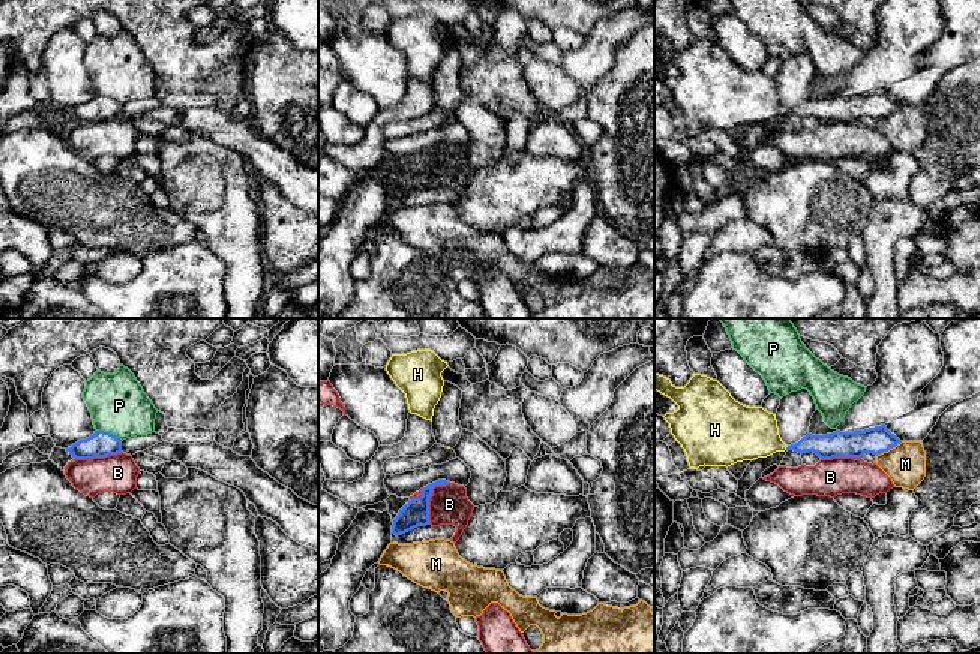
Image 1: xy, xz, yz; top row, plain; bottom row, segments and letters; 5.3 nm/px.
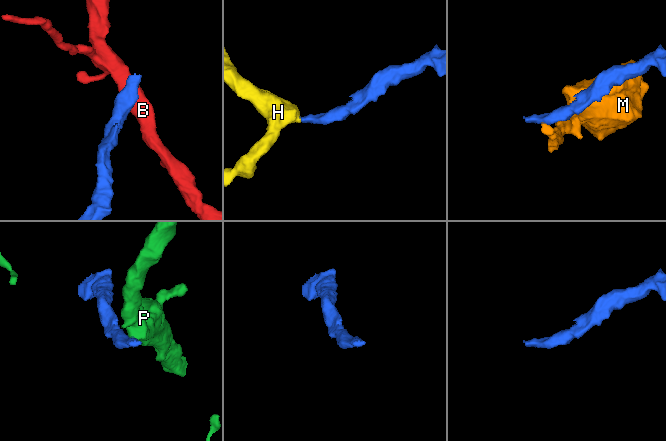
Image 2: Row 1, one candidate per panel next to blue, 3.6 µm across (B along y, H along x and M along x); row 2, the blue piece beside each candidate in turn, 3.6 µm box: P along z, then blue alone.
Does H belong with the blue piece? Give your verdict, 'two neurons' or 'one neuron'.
one neuron

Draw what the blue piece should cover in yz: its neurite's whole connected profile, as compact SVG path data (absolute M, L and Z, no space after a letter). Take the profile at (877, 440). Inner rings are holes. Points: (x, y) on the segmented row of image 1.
M654 374L654 388L678 405L663 417L695 470L704 465L728 468L785 450L813 452L821 459L878 456L902 442L881 424L854 432L807 434L786 446L776 414L740 404L717 380L693 374L684 387L675 387L669 378Z

